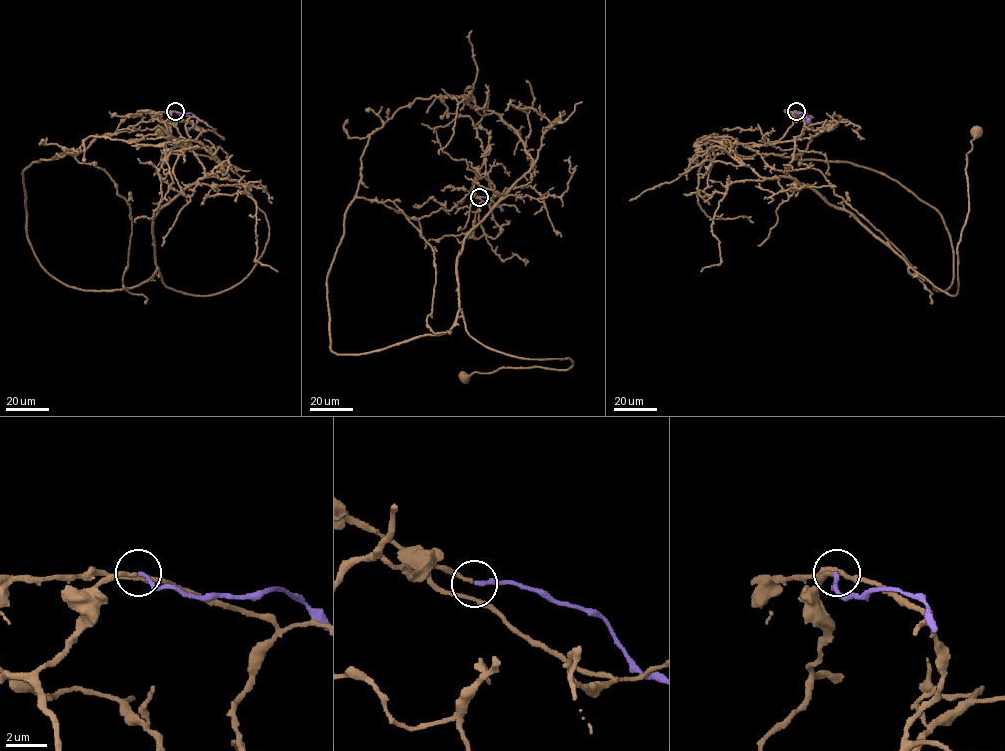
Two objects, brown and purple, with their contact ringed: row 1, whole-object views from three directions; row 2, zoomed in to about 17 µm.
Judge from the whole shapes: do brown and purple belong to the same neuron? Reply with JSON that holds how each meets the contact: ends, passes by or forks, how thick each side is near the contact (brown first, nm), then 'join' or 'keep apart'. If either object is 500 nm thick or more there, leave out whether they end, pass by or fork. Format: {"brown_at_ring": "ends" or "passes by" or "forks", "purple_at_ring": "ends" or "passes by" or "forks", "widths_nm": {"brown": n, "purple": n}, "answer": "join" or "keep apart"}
{"brown_at_ring": "ends", "purple_at_ring": "ends", "widths_nm": {"brown": 180, "purple": 170}, "answer": "join"}

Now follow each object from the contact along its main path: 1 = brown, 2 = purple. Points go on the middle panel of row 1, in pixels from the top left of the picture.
1: (479, 197), (493, 207), (508, 189), (457, 259), (466, 330), (513, 356), (573, 362), (463, 376)
2: (479, 197), (491, 199), (500, 206)

